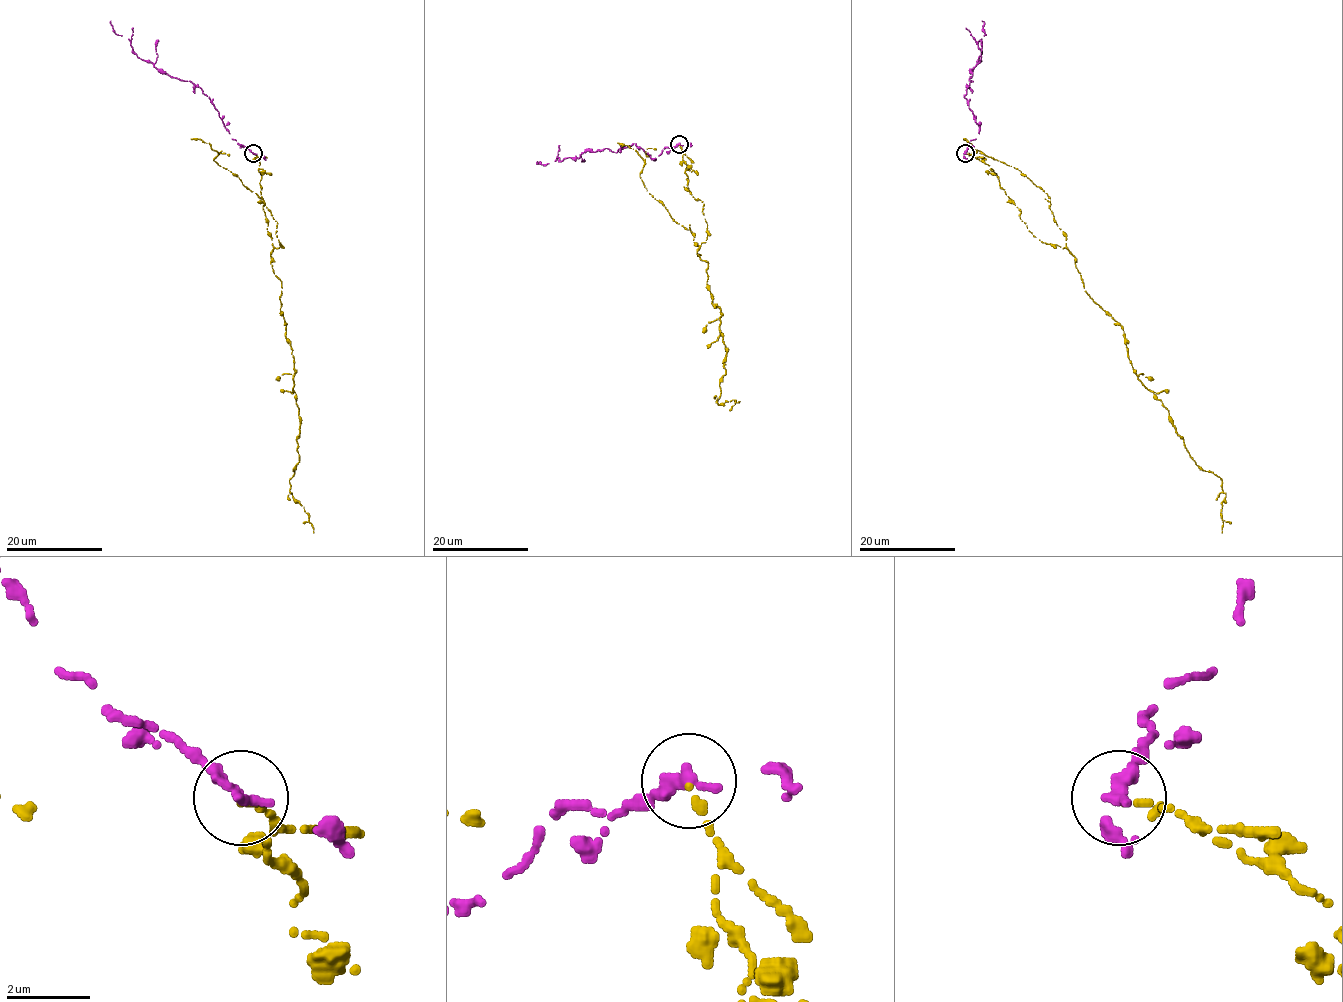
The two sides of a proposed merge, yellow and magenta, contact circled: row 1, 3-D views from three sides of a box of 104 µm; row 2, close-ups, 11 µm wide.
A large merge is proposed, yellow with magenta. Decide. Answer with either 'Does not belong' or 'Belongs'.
Does not belong

